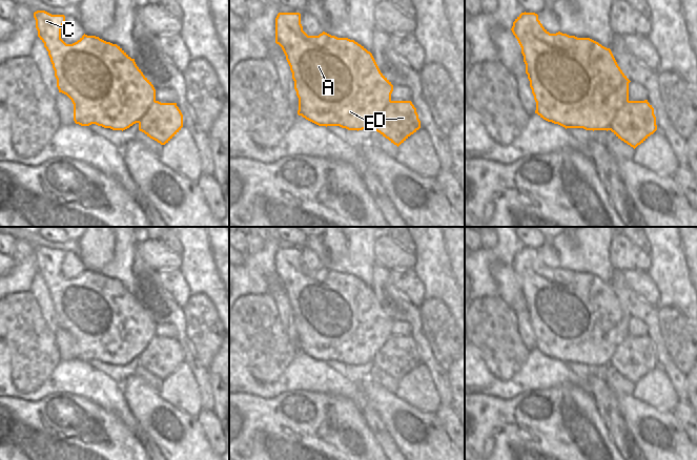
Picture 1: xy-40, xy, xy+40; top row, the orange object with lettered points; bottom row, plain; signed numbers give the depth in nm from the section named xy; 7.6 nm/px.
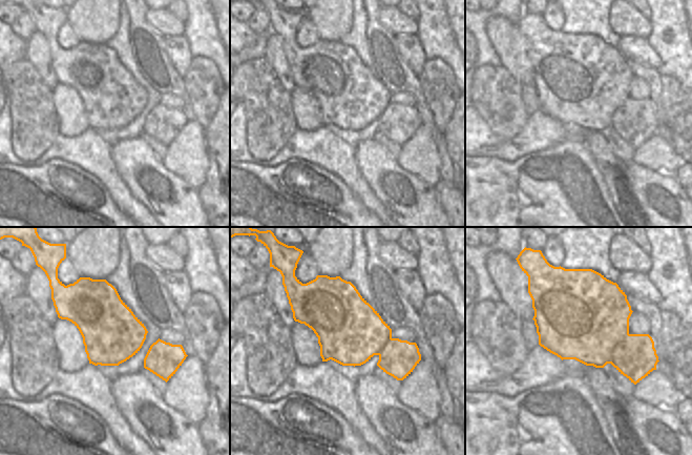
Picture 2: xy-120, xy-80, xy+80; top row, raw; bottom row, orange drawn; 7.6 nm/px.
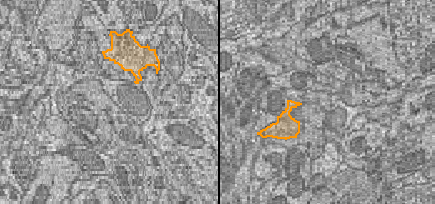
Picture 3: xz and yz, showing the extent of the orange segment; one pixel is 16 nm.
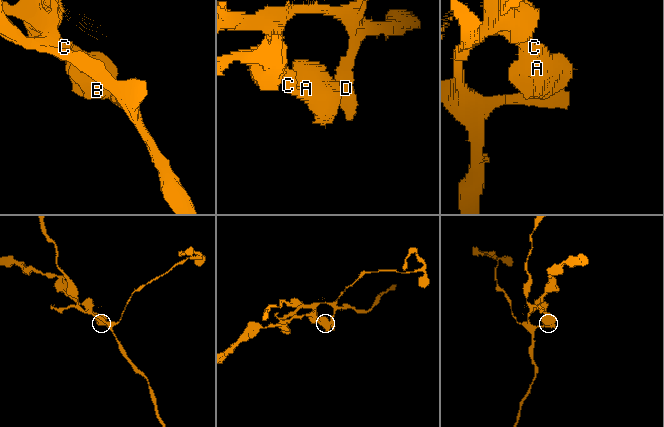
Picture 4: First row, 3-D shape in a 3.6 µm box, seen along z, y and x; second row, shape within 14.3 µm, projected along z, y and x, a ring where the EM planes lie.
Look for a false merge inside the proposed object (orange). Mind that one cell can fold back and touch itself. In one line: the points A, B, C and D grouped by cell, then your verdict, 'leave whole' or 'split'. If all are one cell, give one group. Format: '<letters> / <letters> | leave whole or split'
A B C / D | split

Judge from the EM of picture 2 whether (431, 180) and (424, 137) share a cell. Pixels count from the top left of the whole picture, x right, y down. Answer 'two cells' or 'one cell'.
one cell

